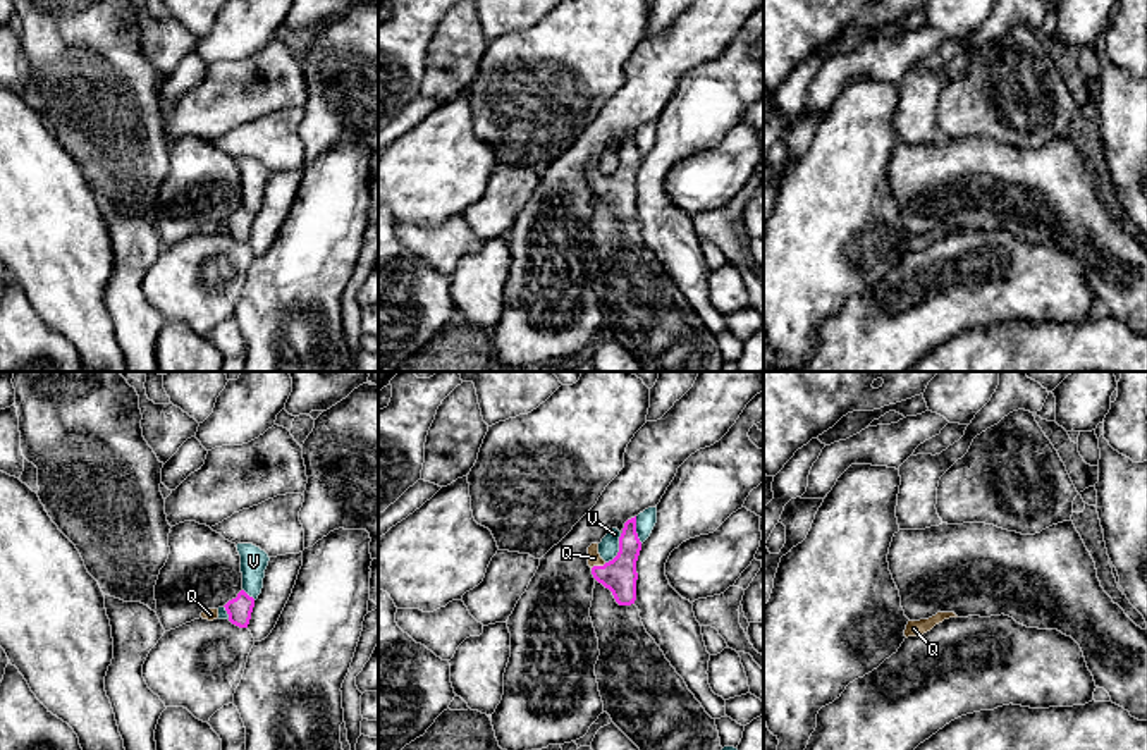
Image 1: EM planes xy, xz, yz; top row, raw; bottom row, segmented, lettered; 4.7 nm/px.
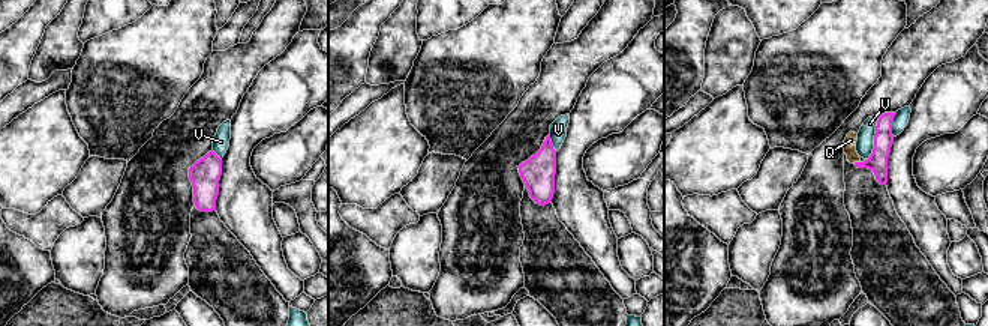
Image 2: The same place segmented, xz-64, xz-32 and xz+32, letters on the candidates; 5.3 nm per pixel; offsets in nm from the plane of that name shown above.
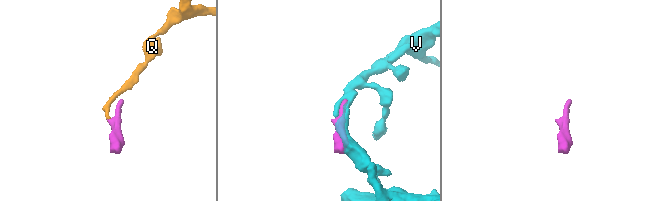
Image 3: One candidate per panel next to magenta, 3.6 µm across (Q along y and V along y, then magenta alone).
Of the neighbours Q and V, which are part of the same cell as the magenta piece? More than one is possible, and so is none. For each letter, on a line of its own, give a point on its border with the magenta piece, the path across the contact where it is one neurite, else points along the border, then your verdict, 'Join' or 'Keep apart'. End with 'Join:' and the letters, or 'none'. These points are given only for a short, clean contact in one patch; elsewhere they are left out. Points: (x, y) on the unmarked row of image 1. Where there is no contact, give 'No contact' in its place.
Q: Touches magenta at xz (599, 181). Path across: xz (619, 190), (606, 188), (599, 181), (594, 172). Join
V: Touches magenta at xz (619, 164). Keep apart
Join: Q

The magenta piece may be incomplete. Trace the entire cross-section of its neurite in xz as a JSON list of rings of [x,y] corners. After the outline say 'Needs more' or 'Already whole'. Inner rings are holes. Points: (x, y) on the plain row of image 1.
[[[636,131],[624,138],[619,151],[617,170],[605,177],[598,169],[598,158],[588,162],[588,181],[593,193],[609,203],[619,220],[631,220],[636,215],[636,175],[641,157],[636,148]]]. Needs more

